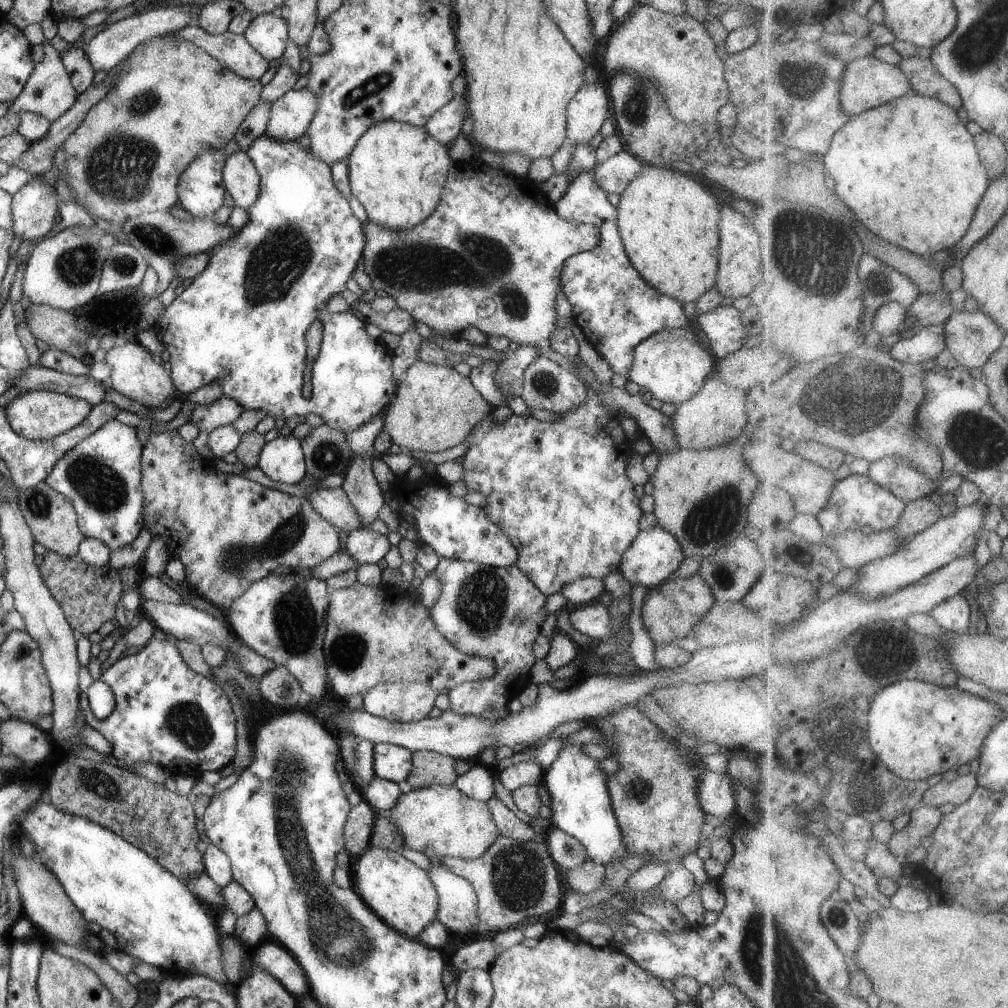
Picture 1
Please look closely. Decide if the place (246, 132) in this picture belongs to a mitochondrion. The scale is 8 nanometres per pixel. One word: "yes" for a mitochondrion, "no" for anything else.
no

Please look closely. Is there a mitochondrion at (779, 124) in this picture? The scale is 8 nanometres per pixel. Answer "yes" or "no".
no

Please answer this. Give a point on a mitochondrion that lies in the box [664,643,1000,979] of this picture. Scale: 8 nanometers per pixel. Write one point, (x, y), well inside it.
(842, 730)

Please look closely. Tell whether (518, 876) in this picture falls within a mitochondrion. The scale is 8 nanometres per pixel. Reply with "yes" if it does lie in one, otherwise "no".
yes

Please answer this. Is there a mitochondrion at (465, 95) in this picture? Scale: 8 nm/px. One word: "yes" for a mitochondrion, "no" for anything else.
no

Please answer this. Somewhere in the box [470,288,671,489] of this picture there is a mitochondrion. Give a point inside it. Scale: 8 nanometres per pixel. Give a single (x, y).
(545, 384)

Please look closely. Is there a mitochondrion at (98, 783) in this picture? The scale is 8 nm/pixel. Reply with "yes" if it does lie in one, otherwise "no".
yes

